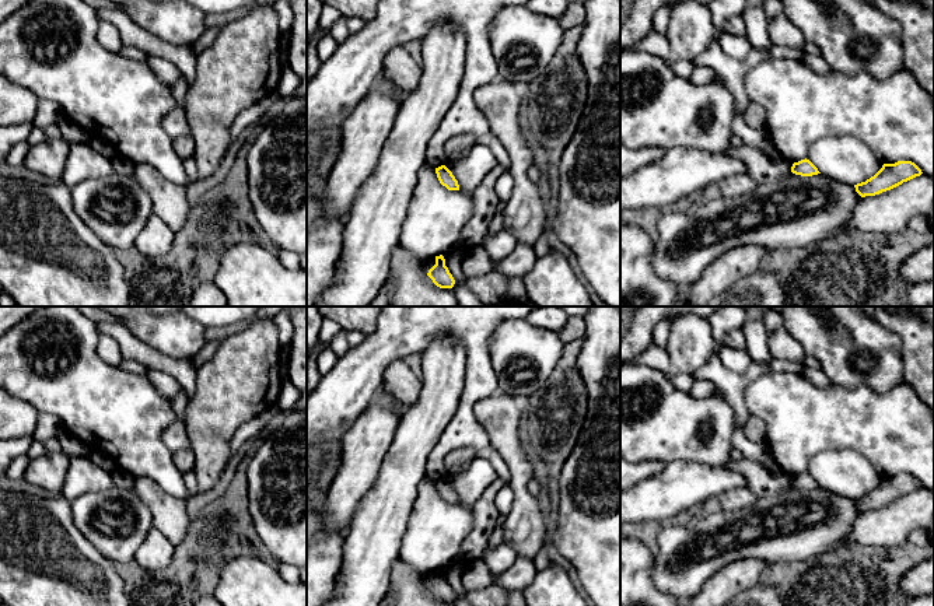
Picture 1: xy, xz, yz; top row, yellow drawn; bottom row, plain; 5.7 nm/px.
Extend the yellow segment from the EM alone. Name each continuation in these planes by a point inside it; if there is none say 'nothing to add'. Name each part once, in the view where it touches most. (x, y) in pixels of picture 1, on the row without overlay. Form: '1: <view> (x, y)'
nothing to add

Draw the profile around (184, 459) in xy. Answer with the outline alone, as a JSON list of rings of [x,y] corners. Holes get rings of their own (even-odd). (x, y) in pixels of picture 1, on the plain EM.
[[[181,449],[181,451],[172,452],[172,459],[181,473],[193,470],[195,456],[190,449]]]

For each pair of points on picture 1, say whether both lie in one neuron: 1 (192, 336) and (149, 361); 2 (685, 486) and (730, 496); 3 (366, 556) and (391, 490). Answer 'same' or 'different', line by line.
1: different
2: different
3: same

